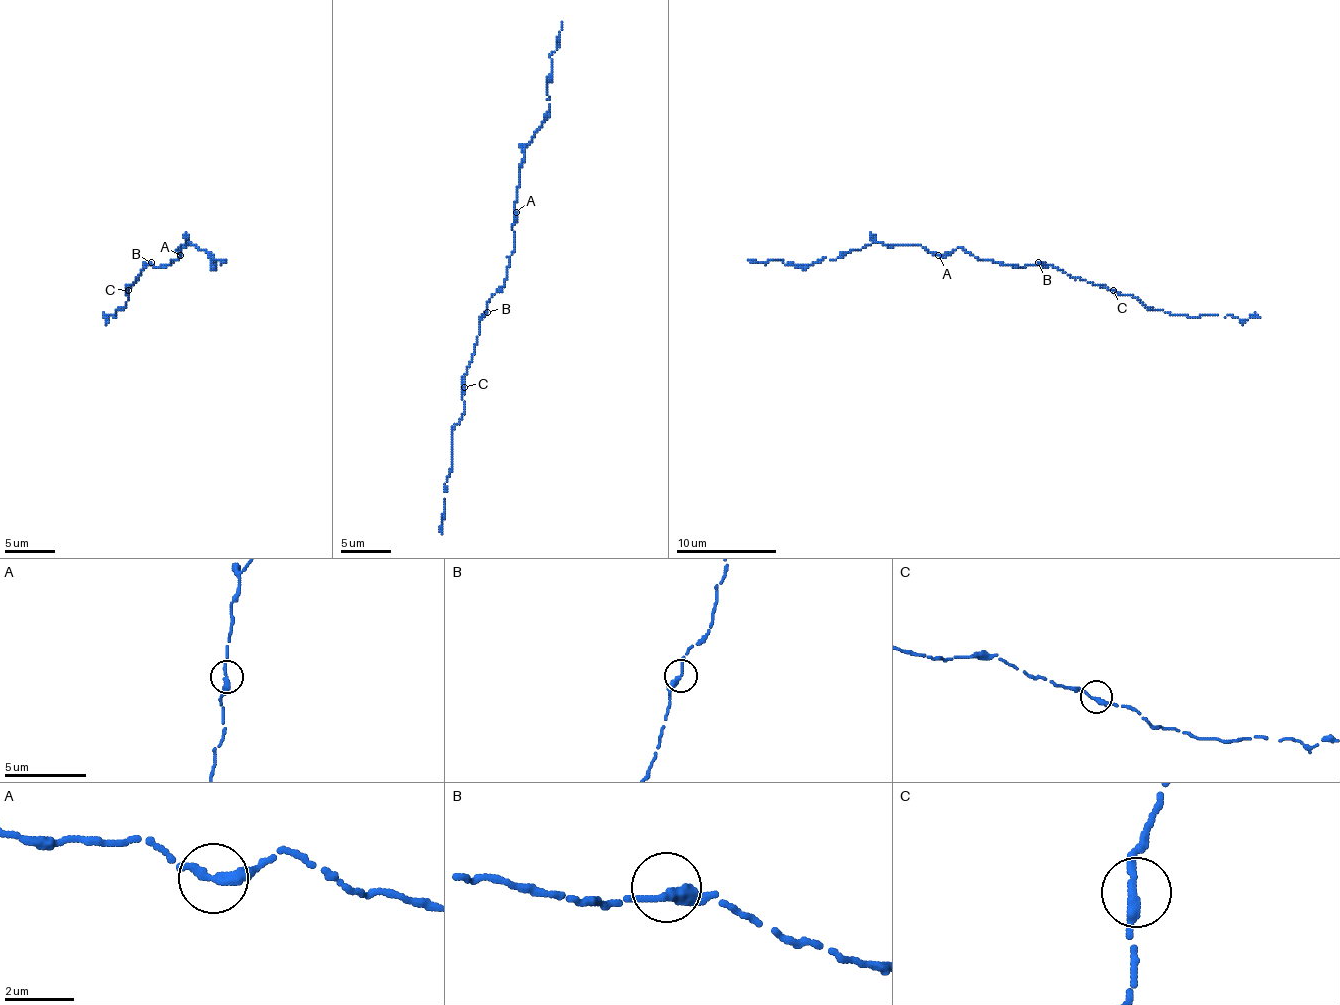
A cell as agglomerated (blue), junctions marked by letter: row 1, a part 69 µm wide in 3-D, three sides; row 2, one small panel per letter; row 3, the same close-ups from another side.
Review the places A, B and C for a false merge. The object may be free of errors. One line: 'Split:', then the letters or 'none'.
Split: none

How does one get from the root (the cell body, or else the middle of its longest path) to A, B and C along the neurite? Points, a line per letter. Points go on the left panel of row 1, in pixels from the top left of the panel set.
A: (168, 265), (178, 257), (178, 247), (176, 250), (181, 255)
B: (168, 265), (156, 267), (151, 262)
C: (168, 265), (143, 265), (141, 275), (128, 285), (128, 290)

